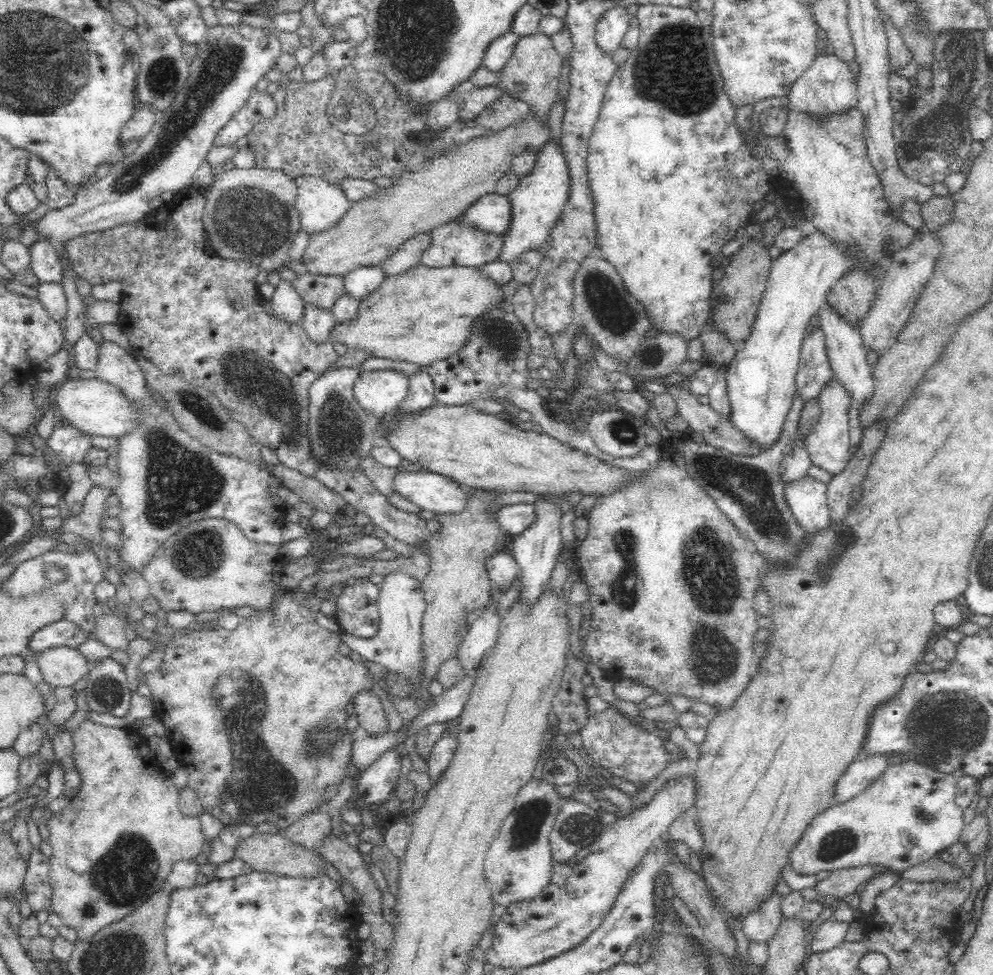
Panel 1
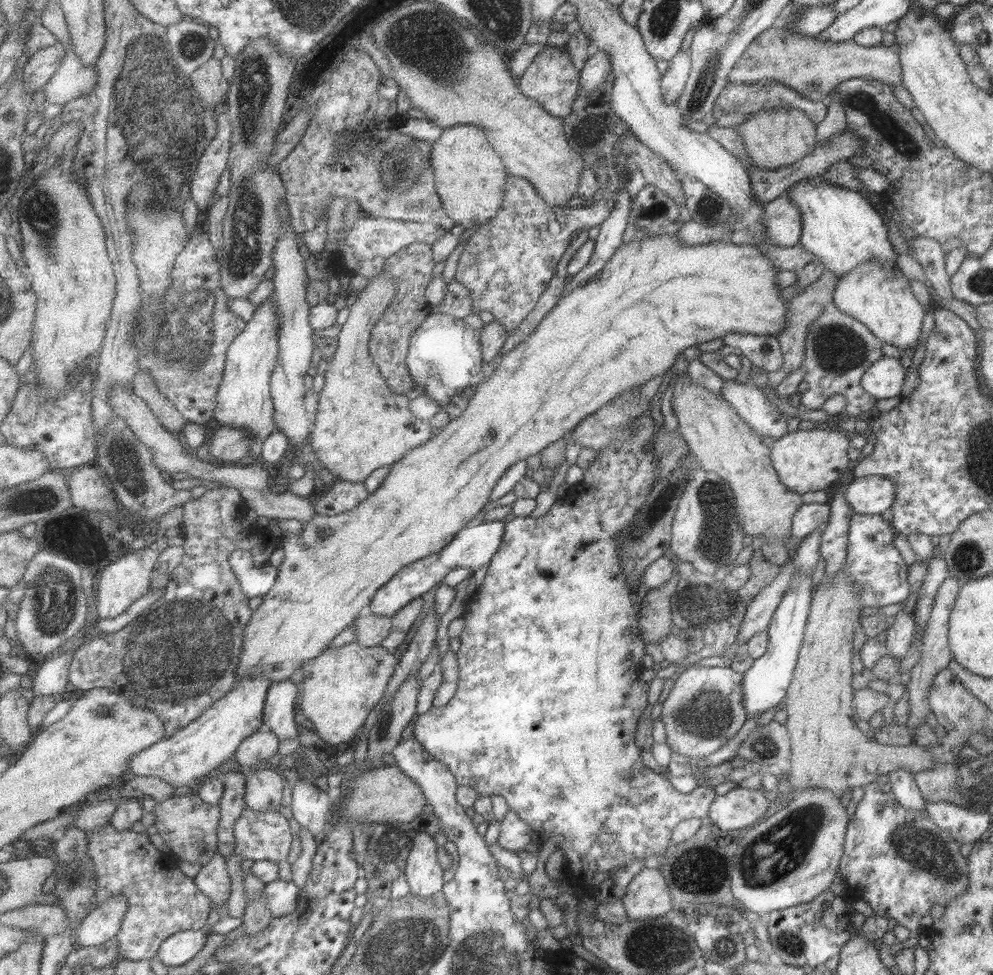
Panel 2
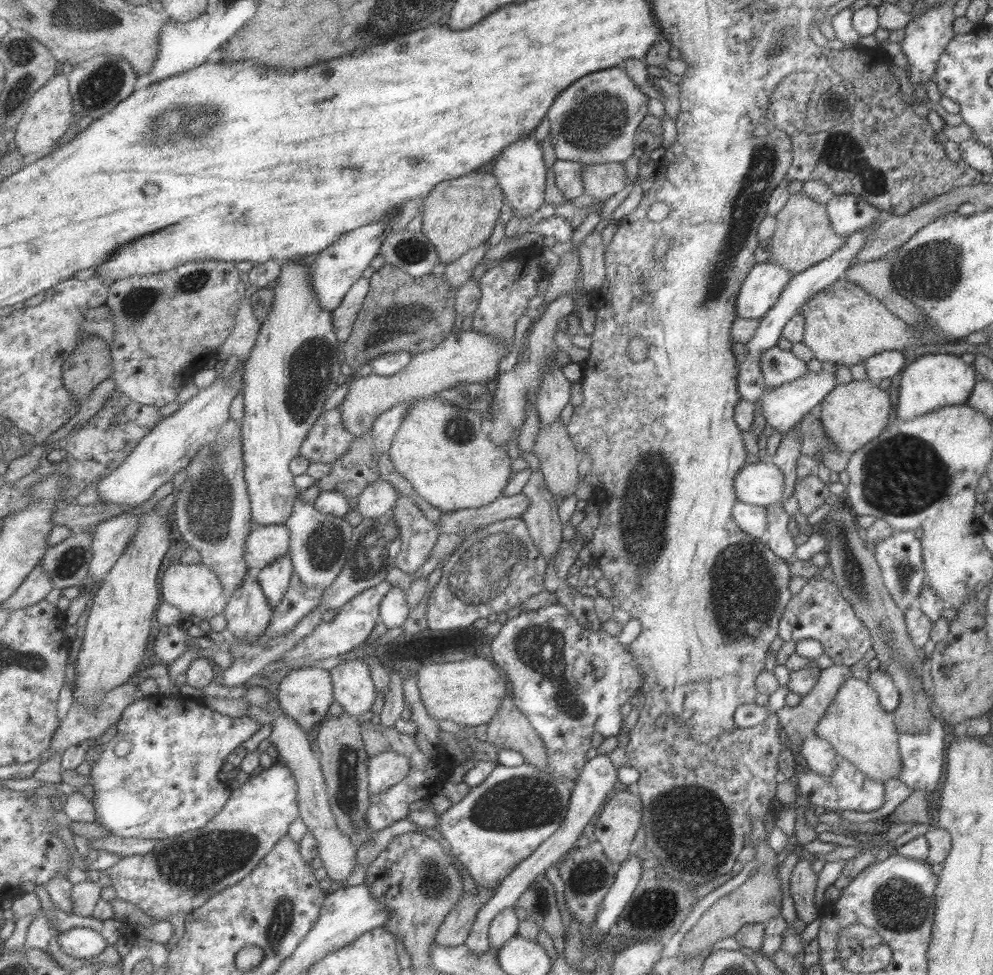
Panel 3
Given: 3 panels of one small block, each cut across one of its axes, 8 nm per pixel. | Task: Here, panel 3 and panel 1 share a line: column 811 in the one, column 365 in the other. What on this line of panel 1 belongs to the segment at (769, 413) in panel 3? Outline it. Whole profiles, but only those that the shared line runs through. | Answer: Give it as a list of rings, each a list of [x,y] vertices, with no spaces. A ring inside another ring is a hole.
[[[400,369],[363,371],[353,384],[355,399],[380,418],[398,406],[409,390],[409,376]]]

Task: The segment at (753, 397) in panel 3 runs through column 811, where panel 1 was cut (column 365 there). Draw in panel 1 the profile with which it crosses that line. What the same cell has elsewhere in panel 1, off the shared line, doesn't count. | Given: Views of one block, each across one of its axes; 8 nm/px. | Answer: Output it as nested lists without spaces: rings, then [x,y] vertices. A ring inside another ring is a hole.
[[[362,265],[343,277],[345,292],[361,301],[367,294],[378,288],[387,276],[379,265]]]

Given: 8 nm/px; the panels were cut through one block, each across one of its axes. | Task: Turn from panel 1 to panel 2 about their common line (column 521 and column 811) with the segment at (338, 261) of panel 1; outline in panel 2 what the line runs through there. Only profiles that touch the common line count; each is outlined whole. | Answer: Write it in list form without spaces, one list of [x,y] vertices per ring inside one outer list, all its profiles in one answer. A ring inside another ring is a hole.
[[[768,109],[751,113],[740,126],[744,150],[756,167],[776,171],[813,152],[818,144],[816,126],[796,109]]]

